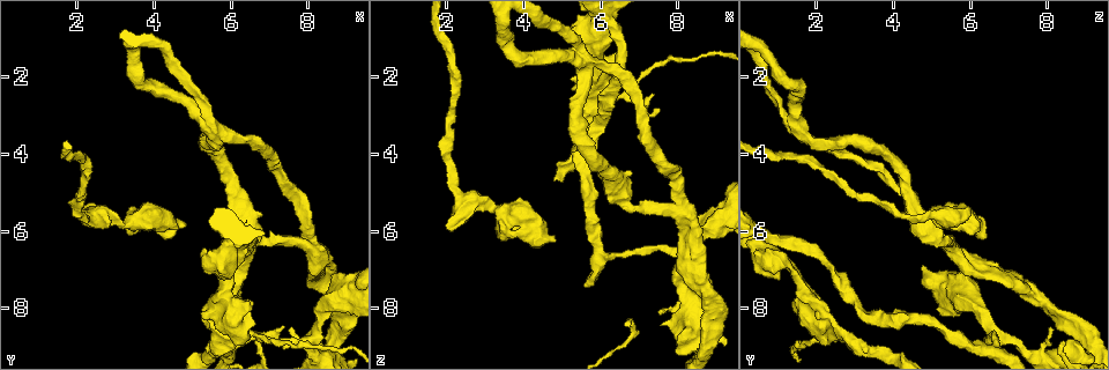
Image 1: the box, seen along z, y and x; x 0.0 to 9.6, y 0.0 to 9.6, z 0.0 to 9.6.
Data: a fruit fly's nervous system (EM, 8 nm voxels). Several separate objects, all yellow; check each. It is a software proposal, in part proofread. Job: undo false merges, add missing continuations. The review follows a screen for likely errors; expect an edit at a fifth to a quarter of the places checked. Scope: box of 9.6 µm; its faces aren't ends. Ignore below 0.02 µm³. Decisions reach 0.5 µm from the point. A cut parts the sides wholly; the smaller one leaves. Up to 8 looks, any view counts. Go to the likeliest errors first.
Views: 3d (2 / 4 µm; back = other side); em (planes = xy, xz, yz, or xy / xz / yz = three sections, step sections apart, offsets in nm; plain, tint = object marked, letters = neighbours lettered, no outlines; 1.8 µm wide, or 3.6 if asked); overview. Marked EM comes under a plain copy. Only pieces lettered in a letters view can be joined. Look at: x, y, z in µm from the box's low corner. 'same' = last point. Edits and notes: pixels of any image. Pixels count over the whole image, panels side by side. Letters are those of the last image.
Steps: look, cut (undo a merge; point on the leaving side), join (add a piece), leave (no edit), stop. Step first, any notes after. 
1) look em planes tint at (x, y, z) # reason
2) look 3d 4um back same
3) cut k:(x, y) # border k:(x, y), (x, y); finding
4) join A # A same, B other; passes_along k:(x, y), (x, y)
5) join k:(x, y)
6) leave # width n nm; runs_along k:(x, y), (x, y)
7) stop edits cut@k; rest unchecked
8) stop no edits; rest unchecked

look em xy step 8 letters at (6.15, 8.55, 2.25) # arms part here

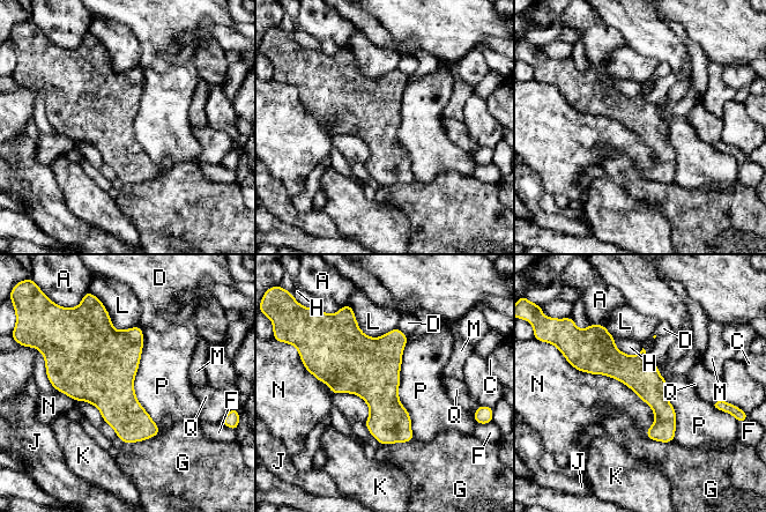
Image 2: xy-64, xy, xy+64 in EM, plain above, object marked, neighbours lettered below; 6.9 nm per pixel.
look em planes letters same

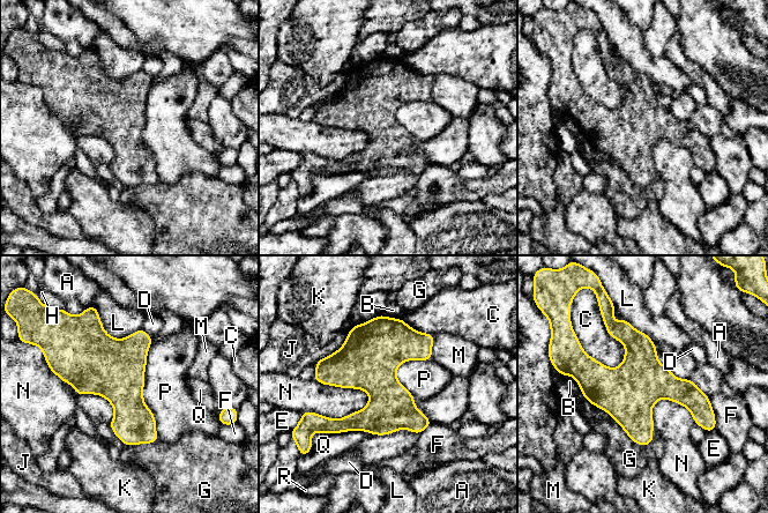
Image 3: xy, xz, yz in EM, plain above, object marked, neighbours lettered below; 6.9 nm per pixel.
leave # A other, B other, C other, D other, E other, F other, G other, H other, J other, K other, L other, M other, N other, P other, Q other, R other; border 3:(150, 344), (143, 402), (159, 439); all the same neuron

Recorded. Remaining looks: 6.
look 3d 4um at (5.45, 3.30, 1.50) # sudden change in width

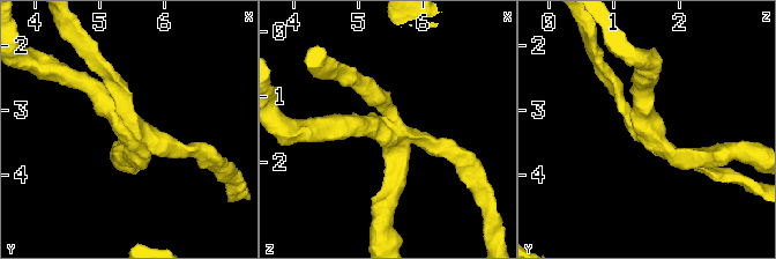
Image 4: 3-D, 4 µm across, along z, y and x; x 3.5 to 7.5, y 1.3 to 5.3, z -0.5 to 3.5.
look em xz step 16 letters at (5.45, 3.20, 1.50) # shape alone is not enough

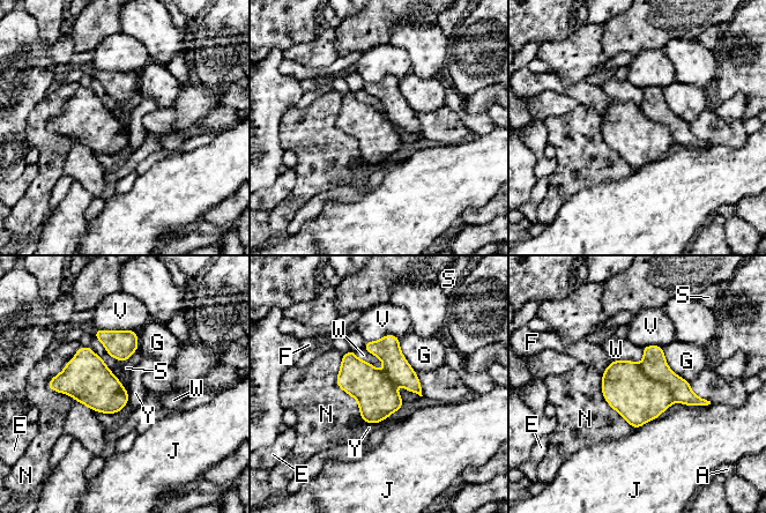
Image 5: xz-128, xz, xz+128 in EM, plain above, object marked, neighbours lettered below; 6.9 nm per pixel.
leave # width 220 nm; A other, E other, F other, G other, J other, N other, S other, V other, W other, Y other; border 5:(354, 352), (387, 374); one neuron here

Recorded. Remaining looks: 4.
look em xz step 4 tint at (8.05, 8.80, 6.70) # sudden change in width

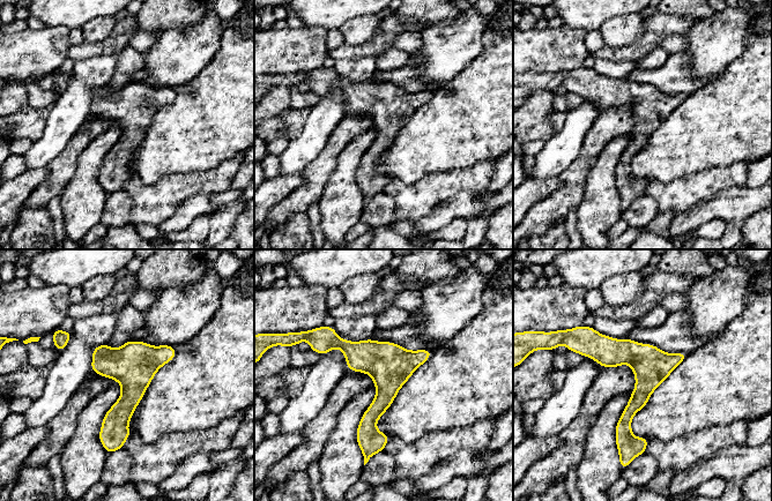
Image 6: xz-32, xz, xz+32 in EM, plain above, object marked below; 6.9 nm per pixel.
look em planes letters same

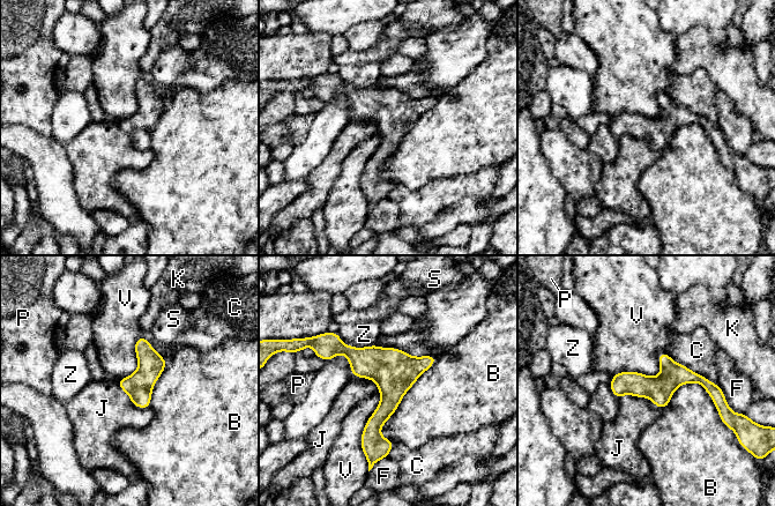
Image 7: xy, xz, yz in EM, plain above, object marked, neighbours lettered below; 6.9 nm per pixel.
leave # B other, C other, F other, J other, K other, P other, S other, V other, Z other; one neuron here

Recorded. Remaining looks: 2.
stop no edits; rest unchecked

